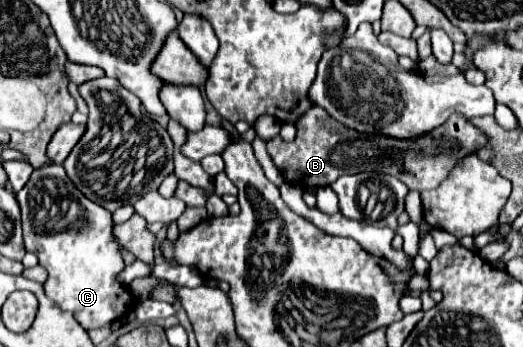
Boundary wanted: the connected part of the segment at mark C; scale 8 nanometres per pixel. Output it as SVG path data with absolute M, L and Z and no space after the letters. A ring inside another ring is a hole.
M50 164L34 170L26 186L16 192L16 198L22 208L26 250L34 252L48 272L44 284L48 298L72 312L84 330L102 328L134 310L132 292L116 282L124 260L112 238L112 214L88 200L66 176L64 166ZM64 202L68 202L66 208Z

